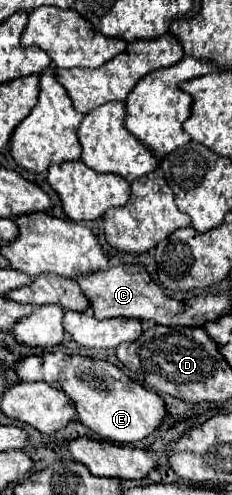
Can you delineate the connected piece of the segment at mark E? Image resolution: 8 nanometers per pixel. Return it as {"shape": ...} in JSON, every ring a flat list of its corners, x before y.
{"shape":[[46,352,38,356,28,356,18,362,16,368,20,380,26,382,48,382,56,388,62,388,70,400,76,404,78,420,100,434,106,440,130,444,144,440,156,432,164,418,168,416,166,402,154,392,142,386,140,382,128,378,120,368,108,360,94,360,86,356,68,356,62,352]]}

